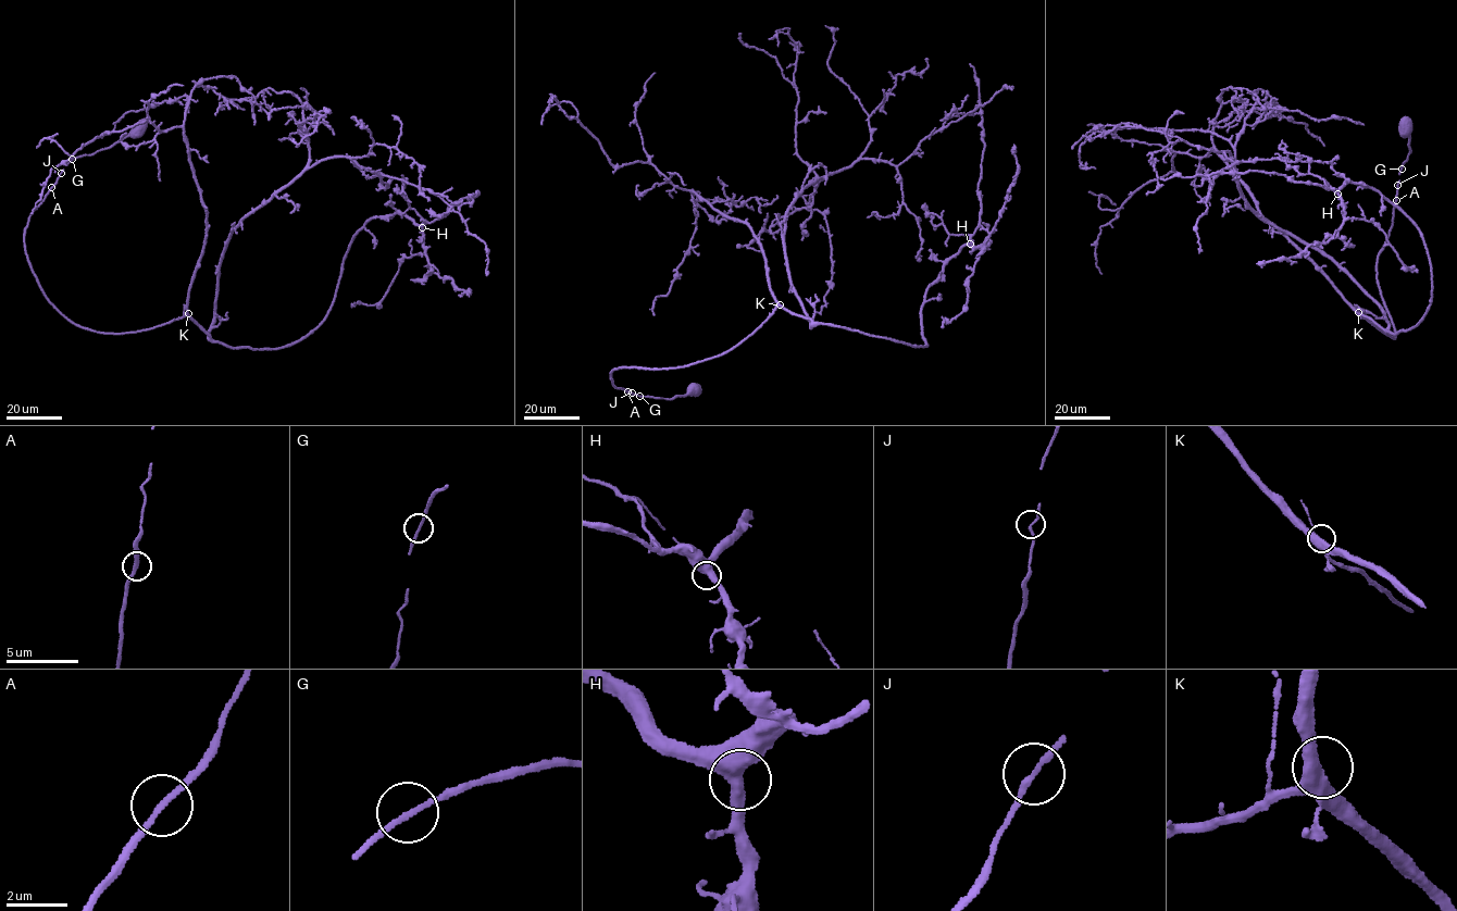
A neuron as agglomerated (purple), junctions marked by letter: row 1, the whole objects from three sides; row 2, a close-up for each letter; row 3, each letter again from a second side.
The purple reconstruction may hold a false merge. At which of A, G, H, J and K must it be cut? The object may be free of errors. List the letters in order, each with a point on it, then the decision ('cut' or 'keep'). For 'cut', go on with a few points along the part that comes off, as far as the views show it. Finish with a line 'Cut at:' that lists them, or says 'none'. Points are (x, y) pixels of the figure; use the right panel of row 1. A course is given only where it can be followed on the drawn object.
A: (1396, 200) | keep
G: (1402, 169) | keep
H: (1337, 194) | keep
J: (1397, 185) | keep
K: (1358, 312) | keep
Cut at: none

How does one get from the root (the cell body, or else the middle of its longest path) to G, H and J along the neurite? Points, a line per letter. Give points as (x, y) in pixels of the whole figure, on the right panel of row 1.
G: (1405, 125), (1410, 151), (1401, 169)
H: (1405, 125), (1377, 265), (1395, 338), (1359, 314), (1396, 334), (1421, 321), (1423, 237), (1368, 186), (1337, 194)
J: (1405, 125), (1410, 151), (1397, 185)

